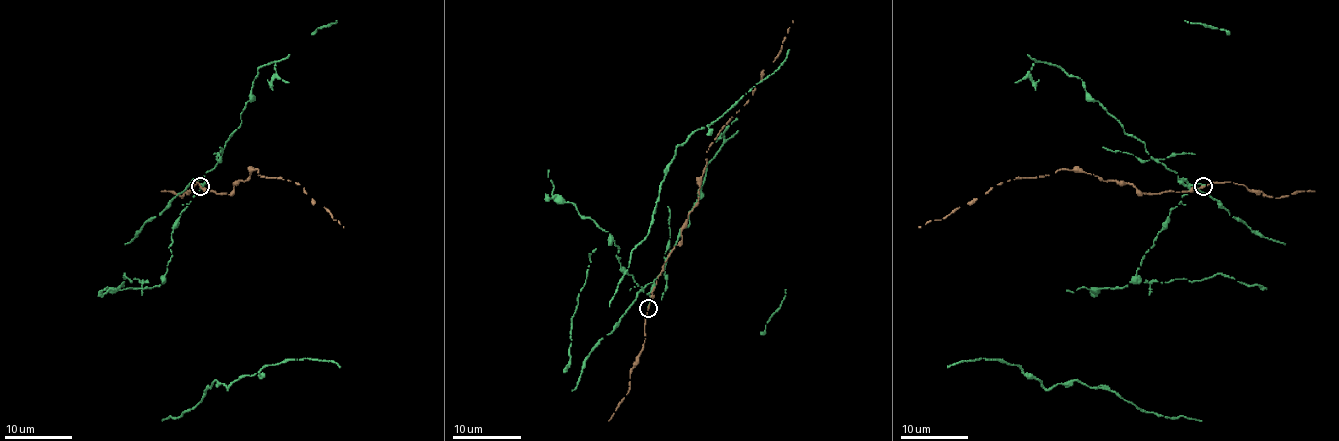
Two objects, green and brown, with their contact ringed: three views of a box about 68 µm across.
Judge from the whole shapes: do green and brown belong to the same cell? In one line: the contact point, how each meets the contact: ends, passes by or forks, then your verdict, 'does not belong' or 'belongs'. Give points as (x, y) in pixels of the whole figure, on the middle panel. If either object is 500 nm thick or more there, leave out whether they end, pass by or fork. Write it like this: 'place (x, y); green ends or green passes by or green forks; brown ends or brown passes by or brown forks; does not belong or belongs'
place (648, 308); green ends; brown passes by; does not belong

